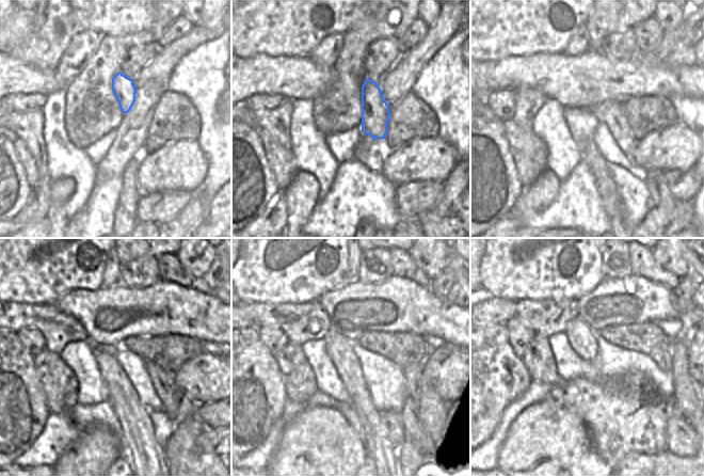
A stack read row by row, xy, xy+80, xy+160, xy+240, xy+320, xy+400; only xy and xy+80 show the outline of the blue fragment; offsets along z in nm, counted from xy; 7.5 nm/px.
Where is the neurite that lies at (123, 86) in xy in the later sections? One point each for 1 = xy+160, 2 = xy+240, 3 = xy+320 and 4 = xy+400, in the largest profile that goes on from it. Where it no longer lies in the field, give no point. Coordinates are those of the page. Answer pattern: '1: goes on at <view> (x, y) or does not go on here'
1: goes on at xy+160 (611, 113)
2: goes on at xy+240 (163, 384)
3: goes on at xy+320 (414, 427)
4: goes on at xy+400 (682, 440)

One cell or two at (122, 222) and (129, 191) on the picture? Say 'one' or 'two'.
one

